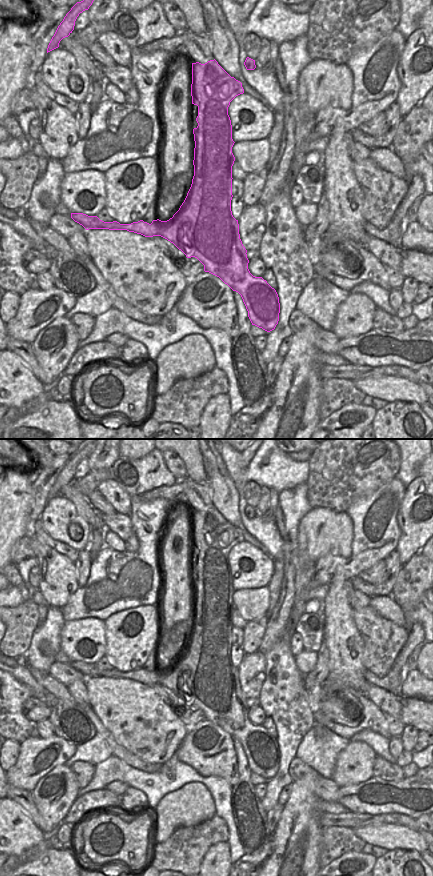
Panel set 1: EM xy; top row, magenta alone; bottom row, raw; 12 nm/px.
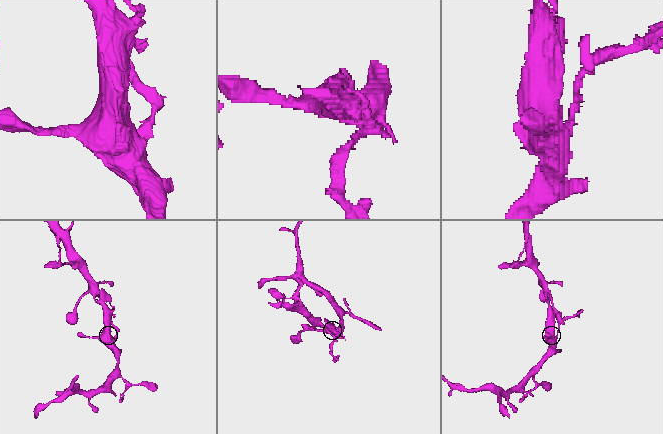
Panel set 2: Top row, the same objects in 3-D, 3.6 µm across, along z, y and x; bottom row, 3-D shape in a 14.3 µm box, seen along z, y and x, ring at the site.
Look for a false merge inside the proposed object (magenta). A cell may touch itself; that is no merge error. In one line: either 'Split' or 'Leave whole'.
Leave whole

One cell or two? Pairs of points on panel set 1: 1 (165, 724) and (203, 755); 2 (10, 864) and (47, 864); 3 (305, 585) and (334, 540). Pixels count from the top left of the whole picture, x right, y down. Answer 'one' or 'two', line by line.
1: two
2: two
3: one

